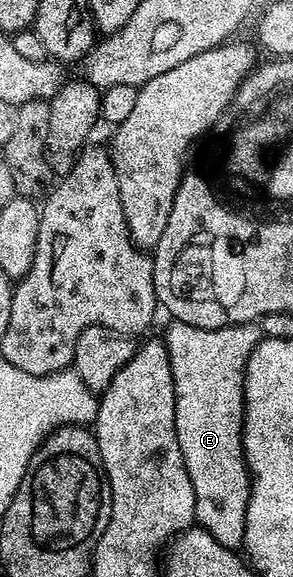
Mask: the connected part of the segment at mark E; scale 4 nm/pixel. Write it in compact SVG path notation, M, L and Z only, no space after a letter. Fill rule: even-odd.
M172 320L162 333L174 378L174 430L194 486L195 523L222 546L233 550L244 543L246 506L252 475L244 457L244 371L248 356L262 339L259 323L228 328L199 328Z

